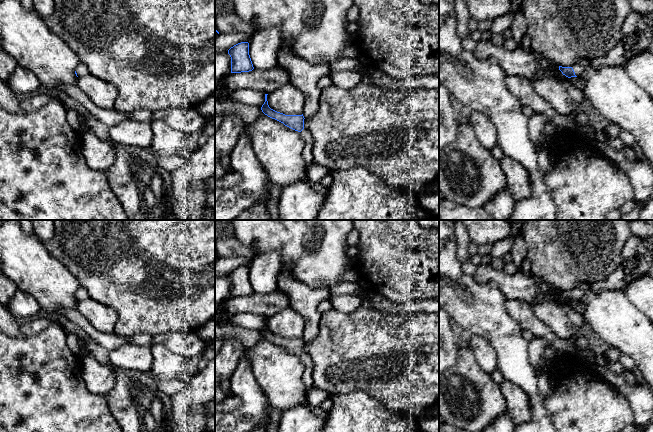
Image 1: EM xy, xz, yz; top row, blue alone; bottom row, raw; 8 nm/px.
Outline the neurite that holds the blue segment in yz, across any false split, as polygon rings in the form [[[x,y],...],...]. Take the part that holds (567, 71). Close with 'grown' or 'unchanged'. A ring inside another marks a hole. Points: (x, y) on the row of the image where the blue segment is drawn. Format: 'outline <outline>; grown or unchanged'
outline [[[574,64],[572,67],[559,66],[559,70],[568,78],[581,77],[584,73],[584,68],[579,64]]]; grown

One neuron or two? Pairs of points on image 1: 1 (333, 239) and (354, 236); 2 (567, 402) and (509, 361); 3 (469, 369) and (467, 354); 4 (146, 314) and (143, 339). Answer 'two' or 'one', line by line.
1: two
2: two
3: one
4: two

